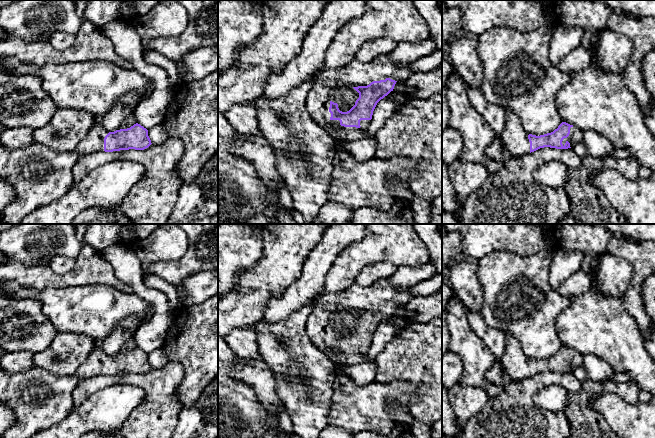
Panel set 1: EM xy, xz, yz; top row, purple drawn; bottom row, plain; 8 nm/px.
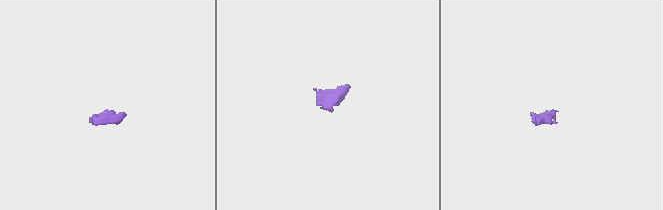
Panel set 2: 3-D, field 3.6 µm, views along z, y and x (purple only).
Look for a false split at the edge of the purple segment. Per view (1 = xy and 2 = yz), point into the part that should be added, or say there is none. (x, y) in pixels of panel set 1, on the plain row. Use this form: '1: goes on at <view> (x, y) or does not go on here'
1: goes on at xy (93, 366)
2: goes on at yz (515, 365)

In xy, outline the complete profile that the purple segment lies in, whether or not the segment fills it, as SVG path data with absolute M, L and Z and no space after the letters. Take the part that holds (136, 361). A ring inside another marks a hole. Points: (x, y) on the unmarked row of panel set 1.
M96 344L75 375L80 380L99 375L144 374L151 368L148 354L138 347L127 353L108 356L103 352L99 344Z

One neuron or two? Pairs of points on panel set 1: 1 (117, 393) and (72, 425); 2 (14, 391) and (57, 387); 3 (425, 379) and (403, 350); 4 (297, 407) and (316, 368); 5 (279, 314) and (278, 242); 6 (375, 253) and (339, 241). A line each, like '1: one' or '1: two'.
1: one
2: one
3: one
4: one
5: two
6: two

